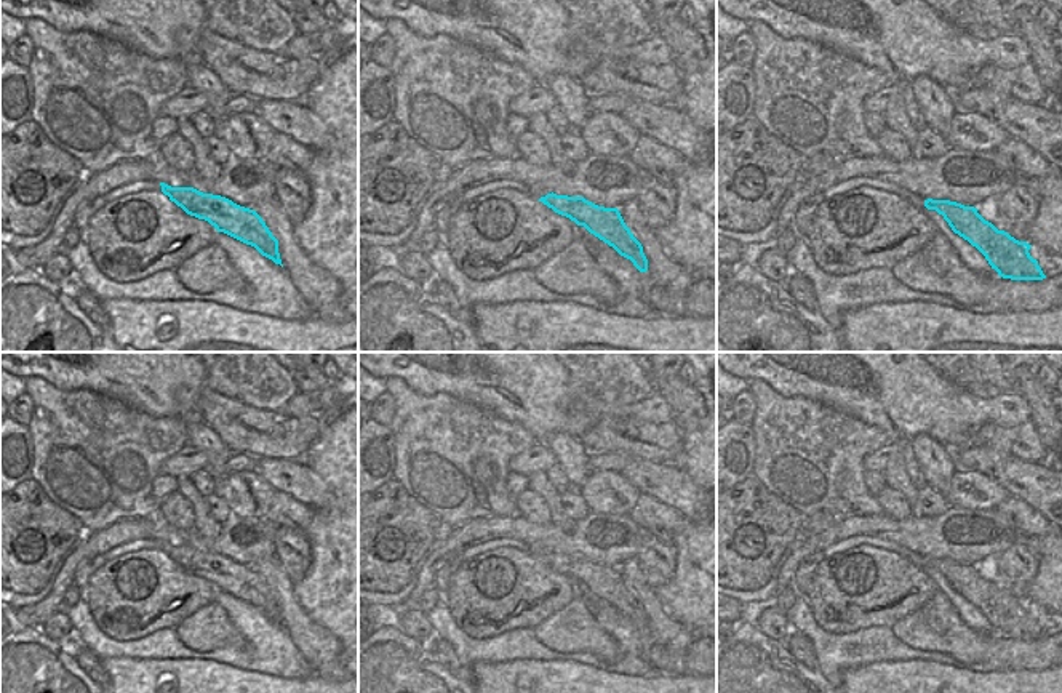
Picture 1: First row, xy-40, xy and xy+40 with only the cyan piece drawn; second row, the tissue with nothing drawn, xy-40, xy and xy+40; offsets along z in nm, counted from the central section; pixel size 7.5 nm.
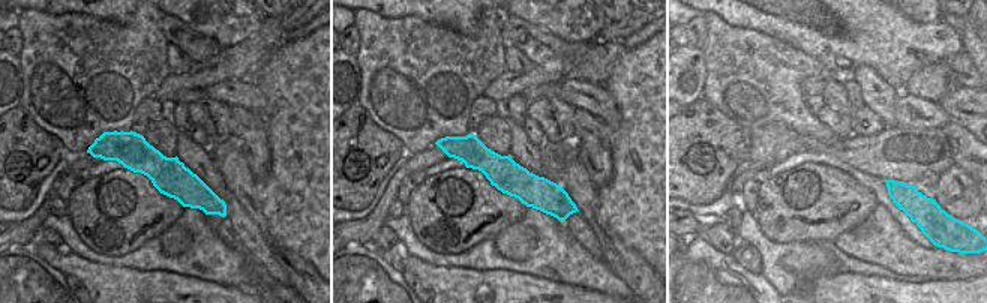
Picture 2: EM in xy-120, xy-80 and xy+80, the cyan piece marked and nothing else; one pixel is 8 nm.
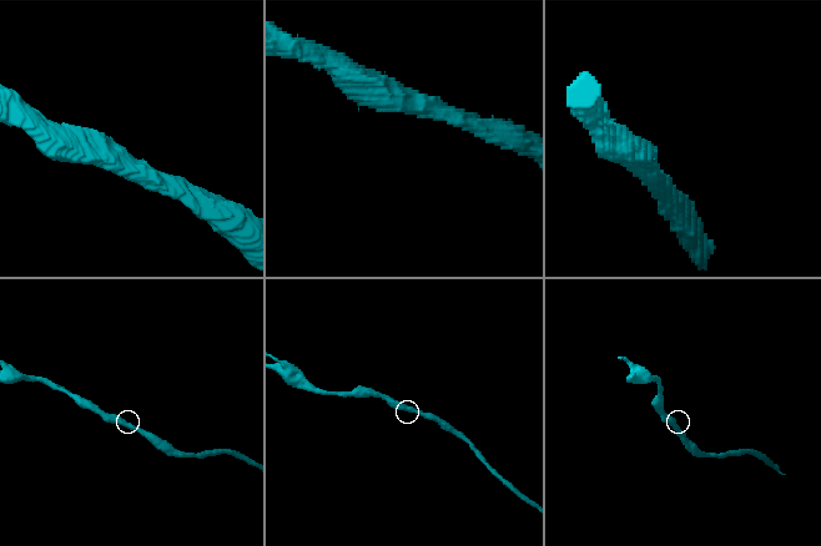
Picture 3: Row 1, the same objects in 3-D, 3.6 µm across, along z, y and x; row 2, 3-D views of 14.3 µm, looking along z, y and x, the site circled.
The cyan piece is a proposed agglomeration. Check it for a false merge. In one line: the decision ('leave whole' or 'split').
leave whole

